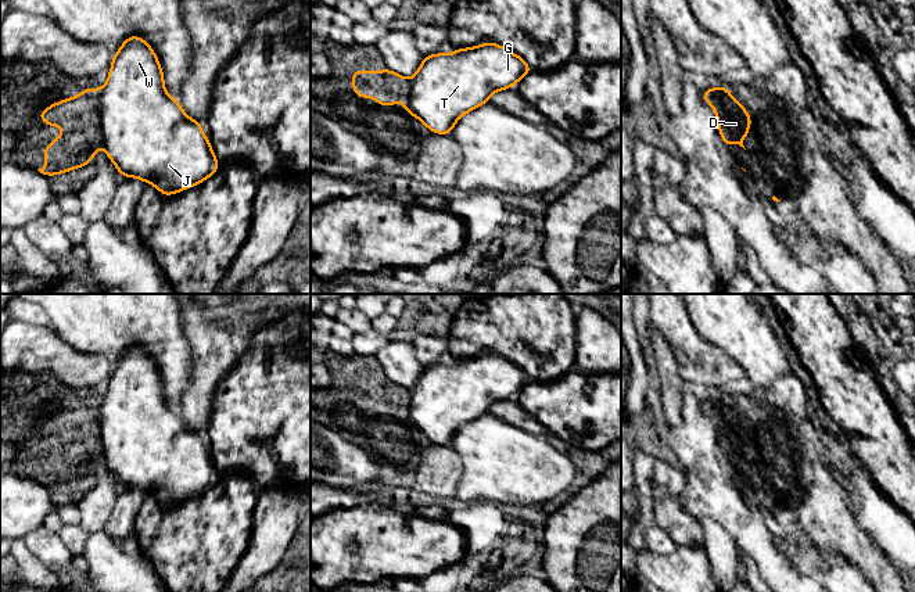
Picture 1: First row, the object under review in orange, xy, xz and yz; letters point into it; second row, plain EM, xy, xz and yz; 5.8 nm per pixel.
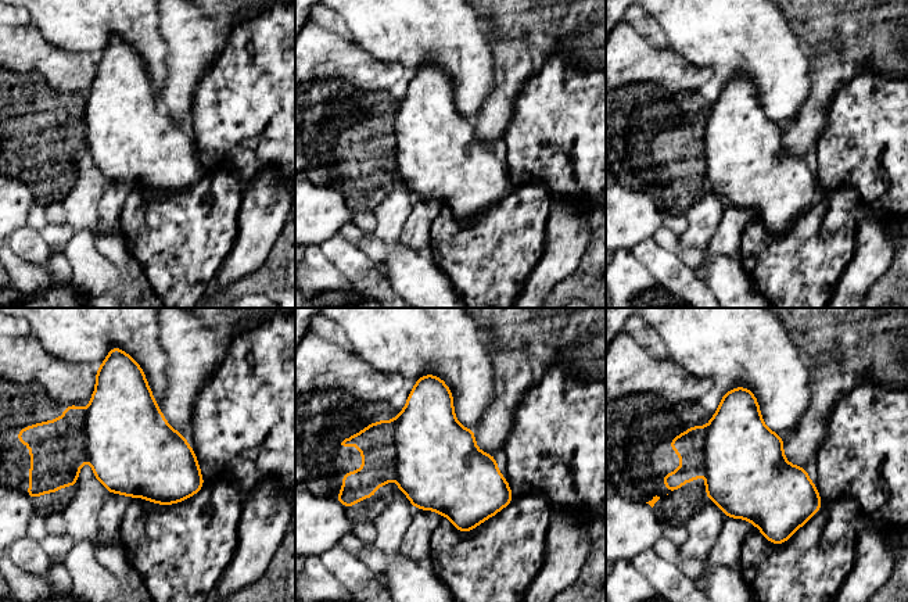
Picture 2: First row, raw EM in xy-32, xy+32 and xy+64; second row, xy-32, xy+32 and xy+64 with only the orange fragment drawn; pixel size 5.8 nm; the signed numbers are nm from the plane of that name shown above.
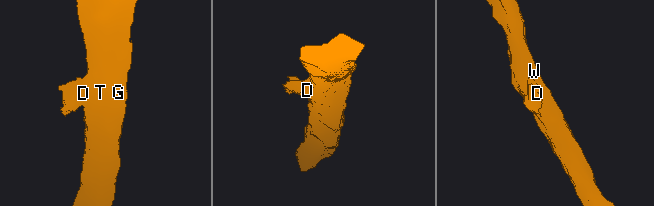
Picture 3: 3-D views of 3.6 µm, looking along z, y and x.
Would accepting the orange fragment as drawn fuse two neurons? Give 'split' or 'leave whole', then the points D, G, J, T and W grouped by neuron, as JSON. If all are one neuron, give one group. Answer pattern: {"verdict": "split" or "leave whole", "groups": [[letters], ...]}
{"verdict": "split", "groups": [["D"], ["G", "J", "T", "W"]]}

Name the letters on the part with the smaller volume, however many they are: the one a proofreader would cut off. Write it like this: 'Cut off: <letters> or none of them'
Cut off: D

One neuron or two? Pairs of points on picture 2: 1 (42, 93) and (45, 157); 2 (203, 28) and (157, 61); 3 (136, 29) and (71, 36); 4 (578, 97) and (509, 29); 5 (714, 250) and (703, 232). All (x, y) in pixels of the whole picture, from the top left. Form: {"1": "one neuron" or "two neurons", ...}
{"1": "one neuron", "2": "two neurons", "3": "one neuron", "4": "two neurons", "5": "two neurons"}

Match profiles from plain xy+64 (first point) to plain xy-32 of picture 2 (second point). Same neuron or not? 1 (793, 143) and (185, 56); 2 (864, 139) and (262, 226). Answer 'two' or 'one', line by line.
1: one
2: two

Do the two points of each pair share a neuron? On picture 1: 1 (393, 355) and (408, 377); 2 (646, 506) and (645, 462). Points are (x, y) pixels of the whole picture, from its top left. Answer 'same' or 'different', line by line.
1: same
2: same

